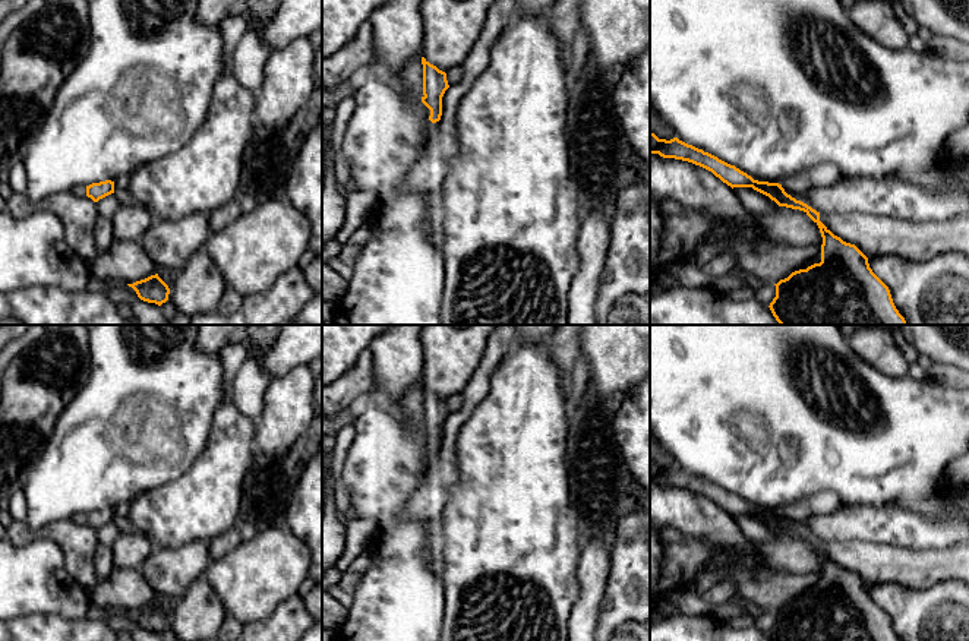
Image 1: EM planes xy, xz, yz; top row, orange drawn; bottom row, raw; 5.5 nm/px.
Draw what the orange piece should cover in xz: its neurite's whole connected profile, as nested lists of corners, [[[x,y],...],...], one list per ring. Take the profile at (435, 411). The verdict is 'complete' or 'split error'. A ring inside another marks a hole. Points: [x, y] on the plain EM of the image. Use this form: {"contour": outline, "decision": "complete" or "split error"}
{"contour": [[[422,381],[413,383],[405,394],[403,410],[413,423],[420,423],[422,430],[430,438],[429,448],[436,451],[442,443],[442,424],[449,416],[446,401],[430,392]]], "decision": "split error"}

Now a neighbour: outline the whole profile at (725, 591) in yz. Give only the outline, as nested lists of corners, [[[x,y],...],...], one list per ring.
[[[722,581],[703,594],[703,597],[716,607],[735,600],[736,585],[732,581]]]

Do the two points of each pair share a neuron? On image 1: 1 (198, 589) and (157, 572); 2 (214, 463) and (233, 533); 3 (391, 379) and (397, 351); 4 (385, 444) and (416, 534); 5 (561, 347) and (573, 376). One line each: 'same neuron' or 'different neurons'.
1: different neurons
2: different neurons
3: same neuron
4: same neuron
5: same neuron

